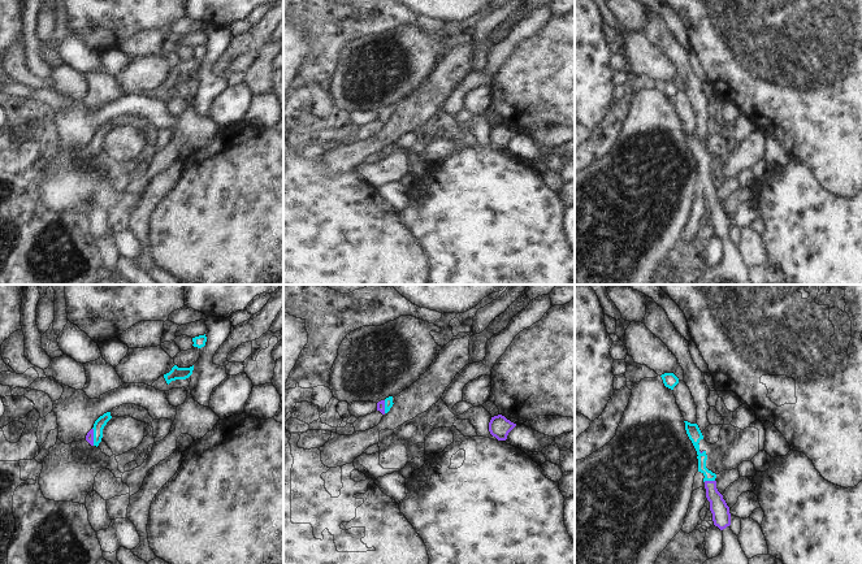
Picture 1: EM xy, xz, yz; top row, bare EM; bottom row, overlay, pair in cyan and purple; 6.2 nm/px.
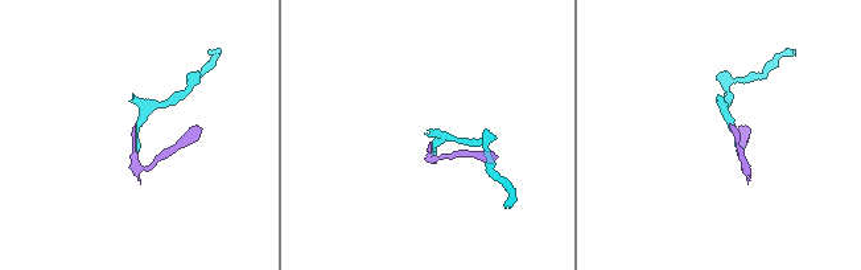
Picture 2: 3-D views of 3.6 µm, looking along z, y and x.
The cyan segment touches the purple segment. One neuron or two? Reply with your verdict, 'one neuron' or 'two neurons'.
one neuron

